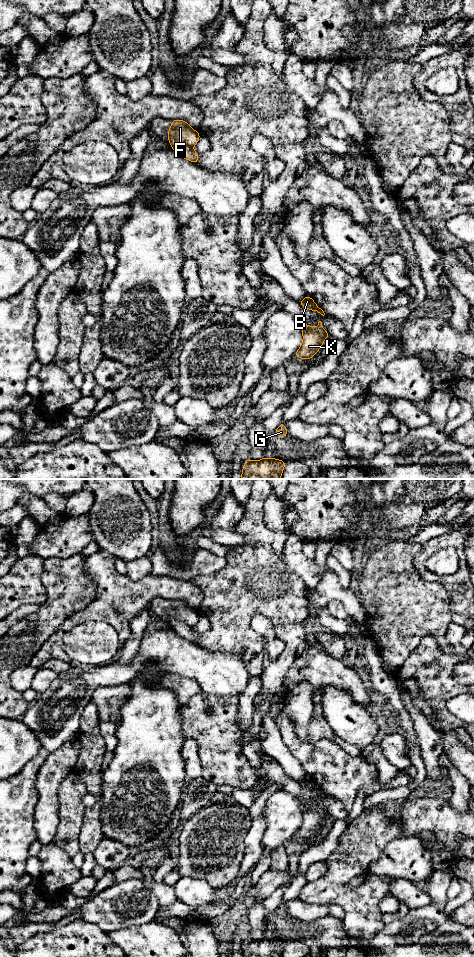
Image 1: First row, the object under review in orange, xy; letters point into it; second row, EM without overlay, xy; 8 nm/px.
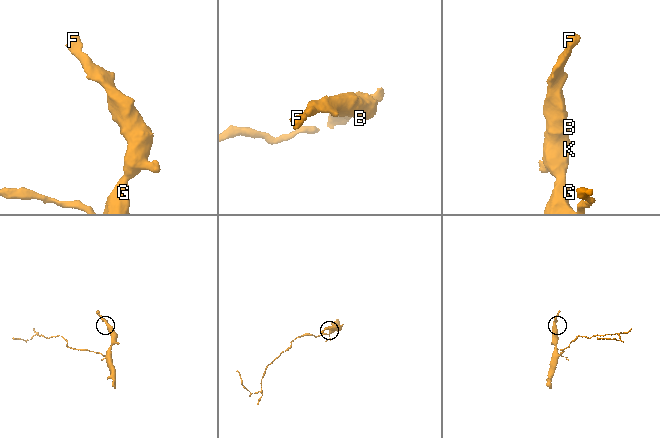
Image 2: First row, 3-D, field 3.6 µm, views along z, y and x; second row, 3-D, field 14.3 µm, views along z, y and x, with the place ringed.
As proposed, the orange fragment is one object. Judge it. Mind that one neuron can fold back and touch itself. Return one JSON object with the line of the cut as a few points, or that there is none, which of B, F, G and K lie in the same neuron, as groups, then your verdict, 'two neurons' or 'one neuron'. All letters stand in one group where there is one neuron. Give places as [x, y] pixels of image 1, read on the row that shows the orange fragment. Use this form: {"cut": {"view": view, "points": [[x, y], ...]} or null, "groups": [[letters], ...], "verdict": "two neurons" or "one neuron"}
{"cut": null, "groups": [["B", "F", "G", "K"]], "verdict": "one neuron"}

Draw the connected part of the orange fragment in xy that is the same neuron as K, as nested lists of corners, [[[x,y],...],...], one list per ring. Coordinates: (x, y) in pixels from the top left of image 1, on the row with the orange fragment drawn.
[[[302,320],[303,342],[300,348],[296,351],[295,356],[307,360],[313,358],[318,350],[322,347],[323,342],[329,333],[322,328],[322,322],[318,322],[318,327],[312,327],[305,324]]]

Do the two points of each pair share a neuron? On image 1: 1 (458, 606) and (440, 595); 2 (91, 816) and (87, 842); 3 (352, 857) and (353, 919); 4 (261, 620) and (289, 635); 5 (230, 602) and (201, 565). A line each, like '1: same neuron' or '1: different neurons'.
1: different neurons
2: same neuron
3: same neuron
4: different neurons
5: different neurons

